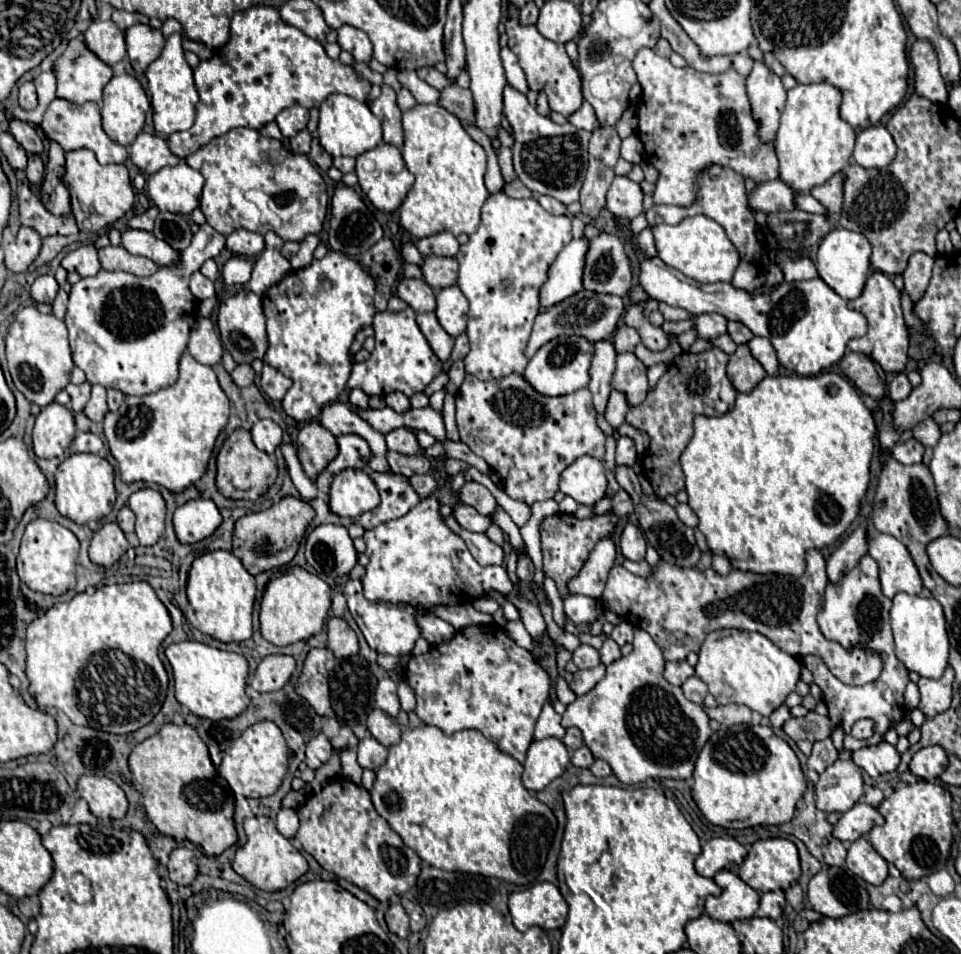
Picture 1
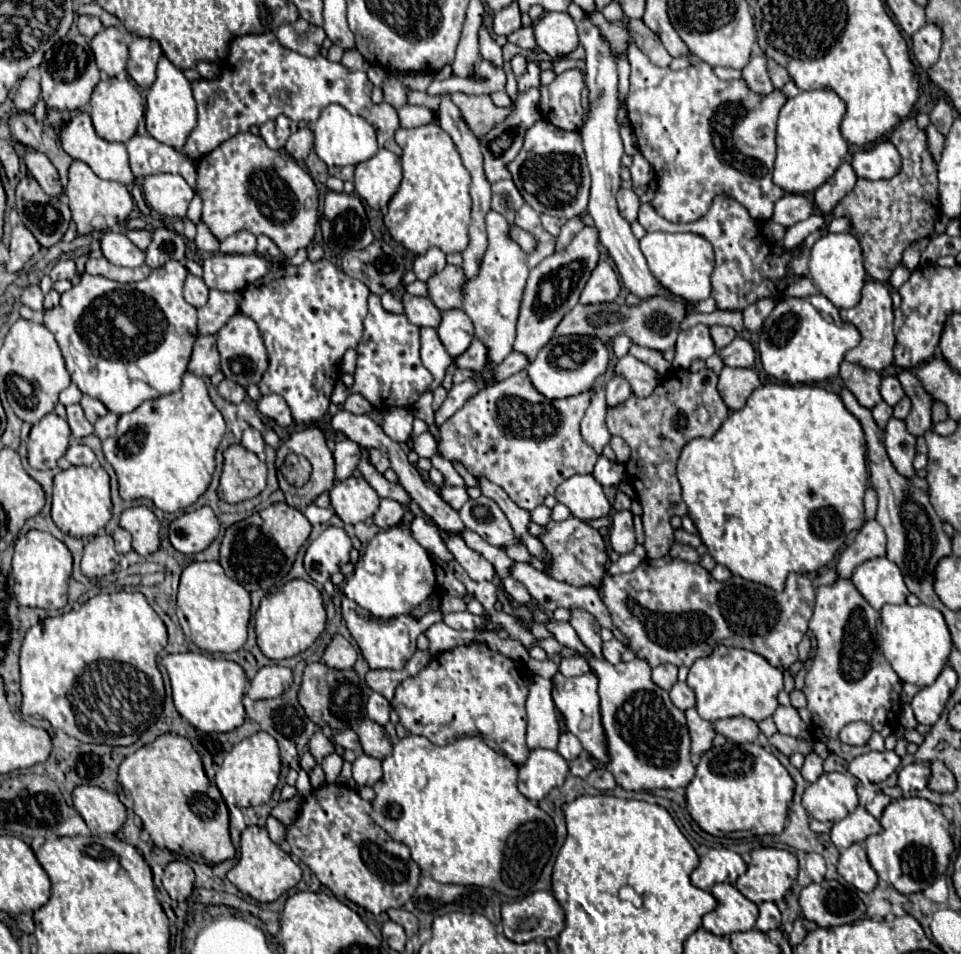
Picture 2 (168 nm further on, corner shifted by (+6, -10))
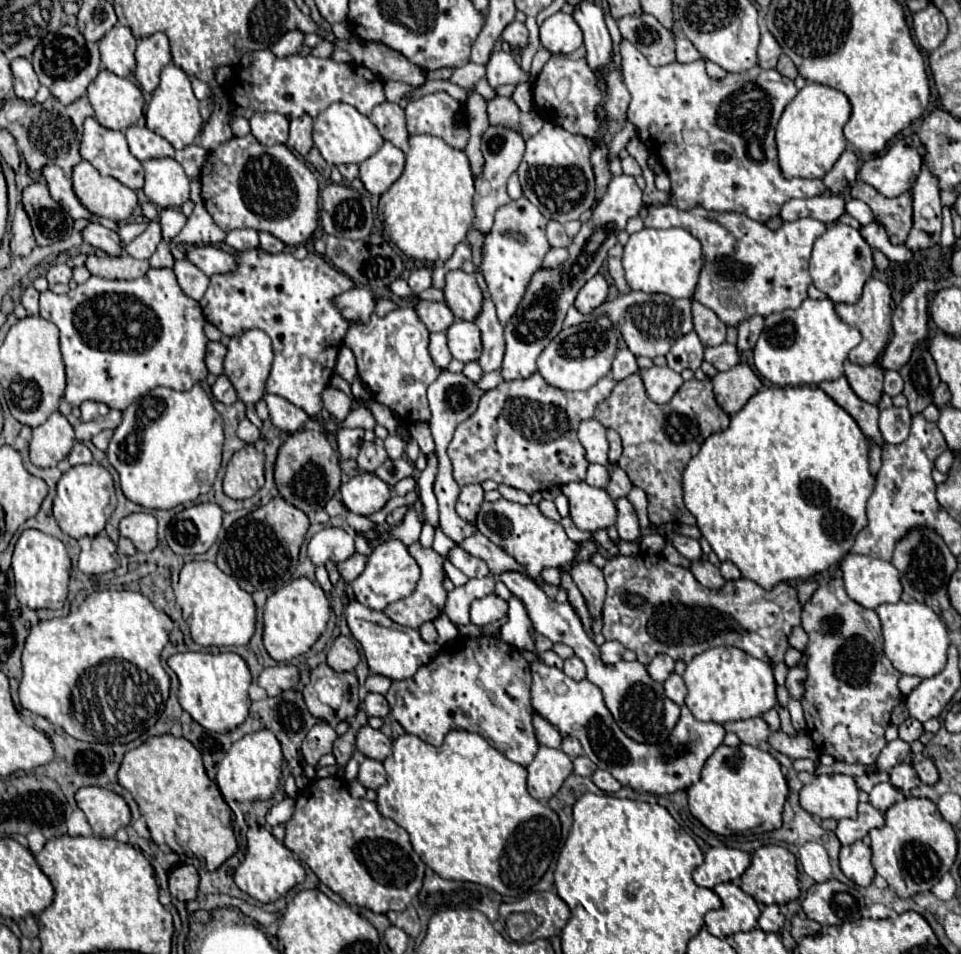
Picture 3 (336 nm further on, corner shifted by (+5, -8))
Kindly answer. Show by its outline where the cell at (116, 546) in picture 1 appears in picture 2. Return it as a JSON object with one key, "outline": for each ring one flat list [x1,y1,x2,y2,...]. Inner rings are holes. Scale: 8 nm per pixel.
{"outline":[[108,534,94,536,82,556,82,574,88,578,110,574,120,562,120,554,114,550,114,540]]}

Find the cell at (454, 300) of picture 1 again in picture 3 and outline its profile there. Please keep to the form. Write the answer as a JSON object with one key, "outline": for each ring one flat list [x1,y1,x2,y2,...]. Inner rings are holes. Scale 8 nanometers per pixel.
{"outline":[[455,320,455,324,447,330,449,350,453,358,461,362,477,362,481,356,481,332,473,322]]}

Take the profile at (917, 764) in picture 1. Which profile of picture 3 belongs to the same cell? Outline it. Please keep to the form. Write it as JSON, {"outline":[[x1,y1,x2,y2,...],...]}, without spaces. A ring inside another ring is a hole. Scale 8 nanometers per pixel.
{"outline":[[897,764,891,768,889,772,891,776,891,784,903,792,909,792,913,788,917,788,921,784,921,780,917,778,915,770,909,766,909,764]]}

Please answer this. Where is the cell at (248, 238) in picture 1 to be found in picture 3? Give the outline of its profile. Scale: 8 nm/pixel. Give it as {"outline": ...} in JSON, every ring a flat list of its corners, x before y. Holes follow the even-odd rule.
{"outline":[[231,230,225,238,225,244,233,250,251,250,259,246,257,230]]}

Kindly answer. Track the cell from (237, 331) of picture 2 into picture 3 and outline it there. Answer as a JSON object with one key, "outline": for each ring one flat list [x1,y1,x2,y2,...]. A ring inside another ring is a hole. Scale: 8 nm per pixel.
{"outline":[[247,330,241,336,233,336,227,346,225,356,225,376,237,390,237,396,245,404,257,404,265,394,265,380,271,372,273,364,273,350,271,340,263,330]]}

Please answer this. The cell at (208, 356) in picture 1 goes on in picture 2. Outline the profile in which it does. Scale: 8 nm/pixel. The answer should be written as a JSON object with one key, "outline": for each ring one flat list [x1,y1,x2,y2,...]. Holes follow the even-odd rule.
{"outline":[[198,336,188,362,188,370,198,376,212,376,220,368,220,356,216,350,216,336]]}

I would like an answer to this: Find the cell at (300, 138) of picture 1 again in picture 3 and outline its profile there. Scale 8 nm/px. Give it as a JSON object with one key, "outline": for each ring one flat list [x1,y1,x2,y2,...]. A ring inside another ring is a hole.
{"outline":[[303,114,299,118,291,118,287,148,295,150,301,156,307,156,307,152,313,148,311,130,313,130,313,118,309,114]]}

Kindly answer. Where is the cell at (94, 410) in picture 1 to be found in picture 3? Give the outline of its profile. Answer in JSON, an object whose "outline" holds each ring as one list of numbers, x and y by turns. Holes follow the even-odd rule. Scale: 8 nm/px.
{"outline":[[83,402,81,404,81,416,79,416,79,420,81,422,89,422,89,420,93,420,97,416,103,416,107,410,109,408,105,404,99,404,99,402]]}

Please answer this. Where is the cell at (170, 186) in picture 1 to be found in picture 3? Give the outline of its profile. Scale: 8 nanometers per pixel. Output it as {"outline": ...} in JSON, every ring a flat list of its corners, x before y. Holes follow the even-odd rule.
{"outline":[[151,158,145,168,145,196,161,208,179,208,189,200,189,178,173,158]]}

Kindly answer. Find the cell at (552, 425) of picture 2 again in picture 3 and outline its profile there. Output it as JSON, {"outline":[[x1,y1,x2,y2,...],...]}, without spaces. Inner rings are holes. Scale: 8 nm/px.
{"outline":[[537,372,527,380,503,382,495,390,489,390,481,398,477,412,457,426,449,444,447,452,457,484,467,486,495,480,533,494,553,486,581,482,589,462,577,440,577,426,595,416,597,404,613,392,613,386,615,382,611,378,601,378,589,390,557,390]]}

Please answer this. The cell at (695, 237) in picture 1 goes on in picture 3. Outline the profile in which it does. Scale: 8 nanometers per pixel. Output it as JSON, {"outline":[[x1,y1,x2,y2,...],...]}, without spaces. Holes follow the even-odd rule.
{"outline":[[643,228,629,236,621,256,625,282,631,290,661,292,671,298,691,298,703,266,701,244,683,228]]}

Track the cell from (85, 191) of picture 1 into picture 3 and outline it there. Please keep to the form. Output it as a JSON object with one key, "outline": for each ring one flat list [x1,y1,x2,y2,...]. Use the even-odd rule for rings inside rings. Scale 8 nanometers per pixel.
{"outline":[[87,160,73,168,73,188,81,204,99,218,127,220,137,208,137,194,111,176,101,176]]}

